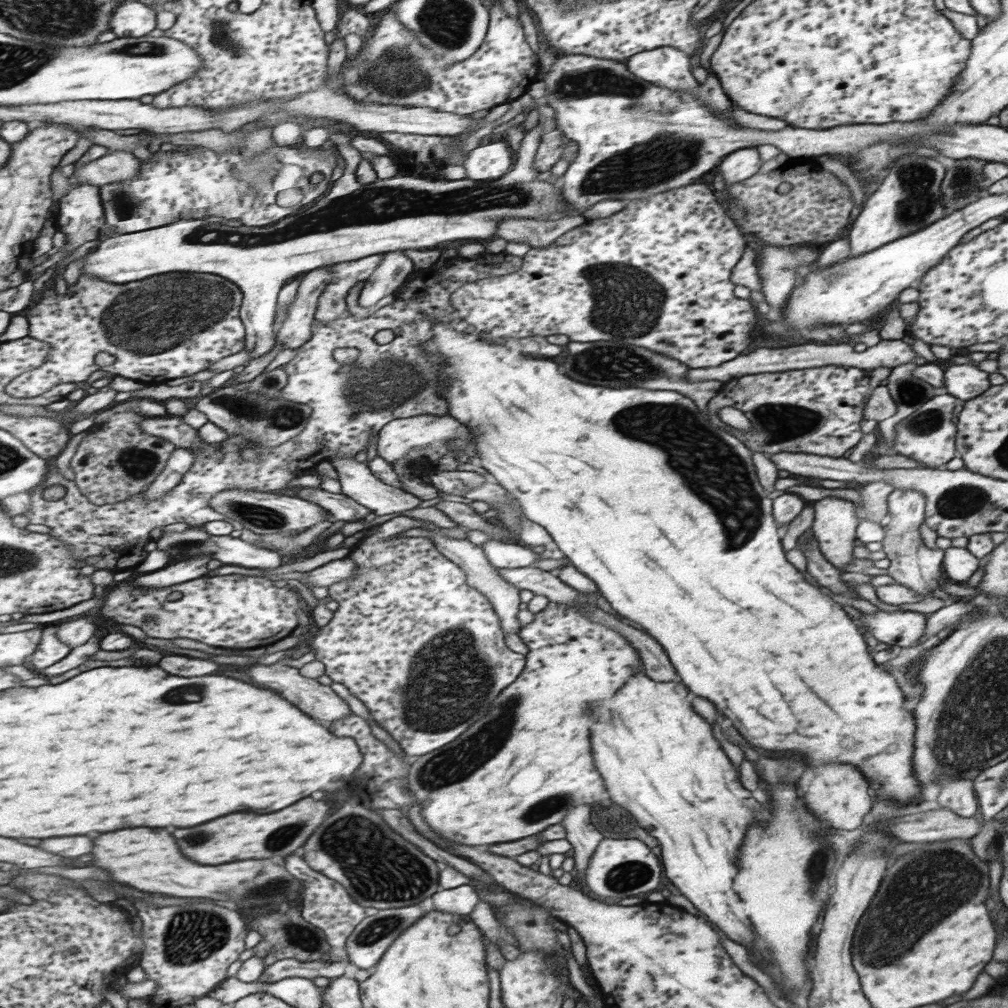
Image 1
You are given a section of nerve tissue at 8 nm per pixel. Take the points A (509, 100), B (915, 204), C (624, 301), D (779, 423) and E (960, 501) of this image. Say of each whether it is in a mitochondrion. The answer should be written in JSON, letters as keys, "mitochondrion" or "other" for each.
{"A":"other","B":"mitochondrion","C":"mitochondrion","D":"mitochondrion","E":"mitochondrion"}

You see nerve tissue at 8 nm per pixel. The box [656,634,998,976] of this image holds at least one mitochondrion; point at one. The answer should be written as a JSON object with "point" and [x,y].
{"point":[940,882]}

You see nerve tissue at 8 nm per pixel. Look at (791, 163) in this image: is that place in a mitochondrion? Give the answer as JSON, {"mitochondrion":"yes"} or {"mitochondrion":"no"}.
{"mitochondrion":"no"}

